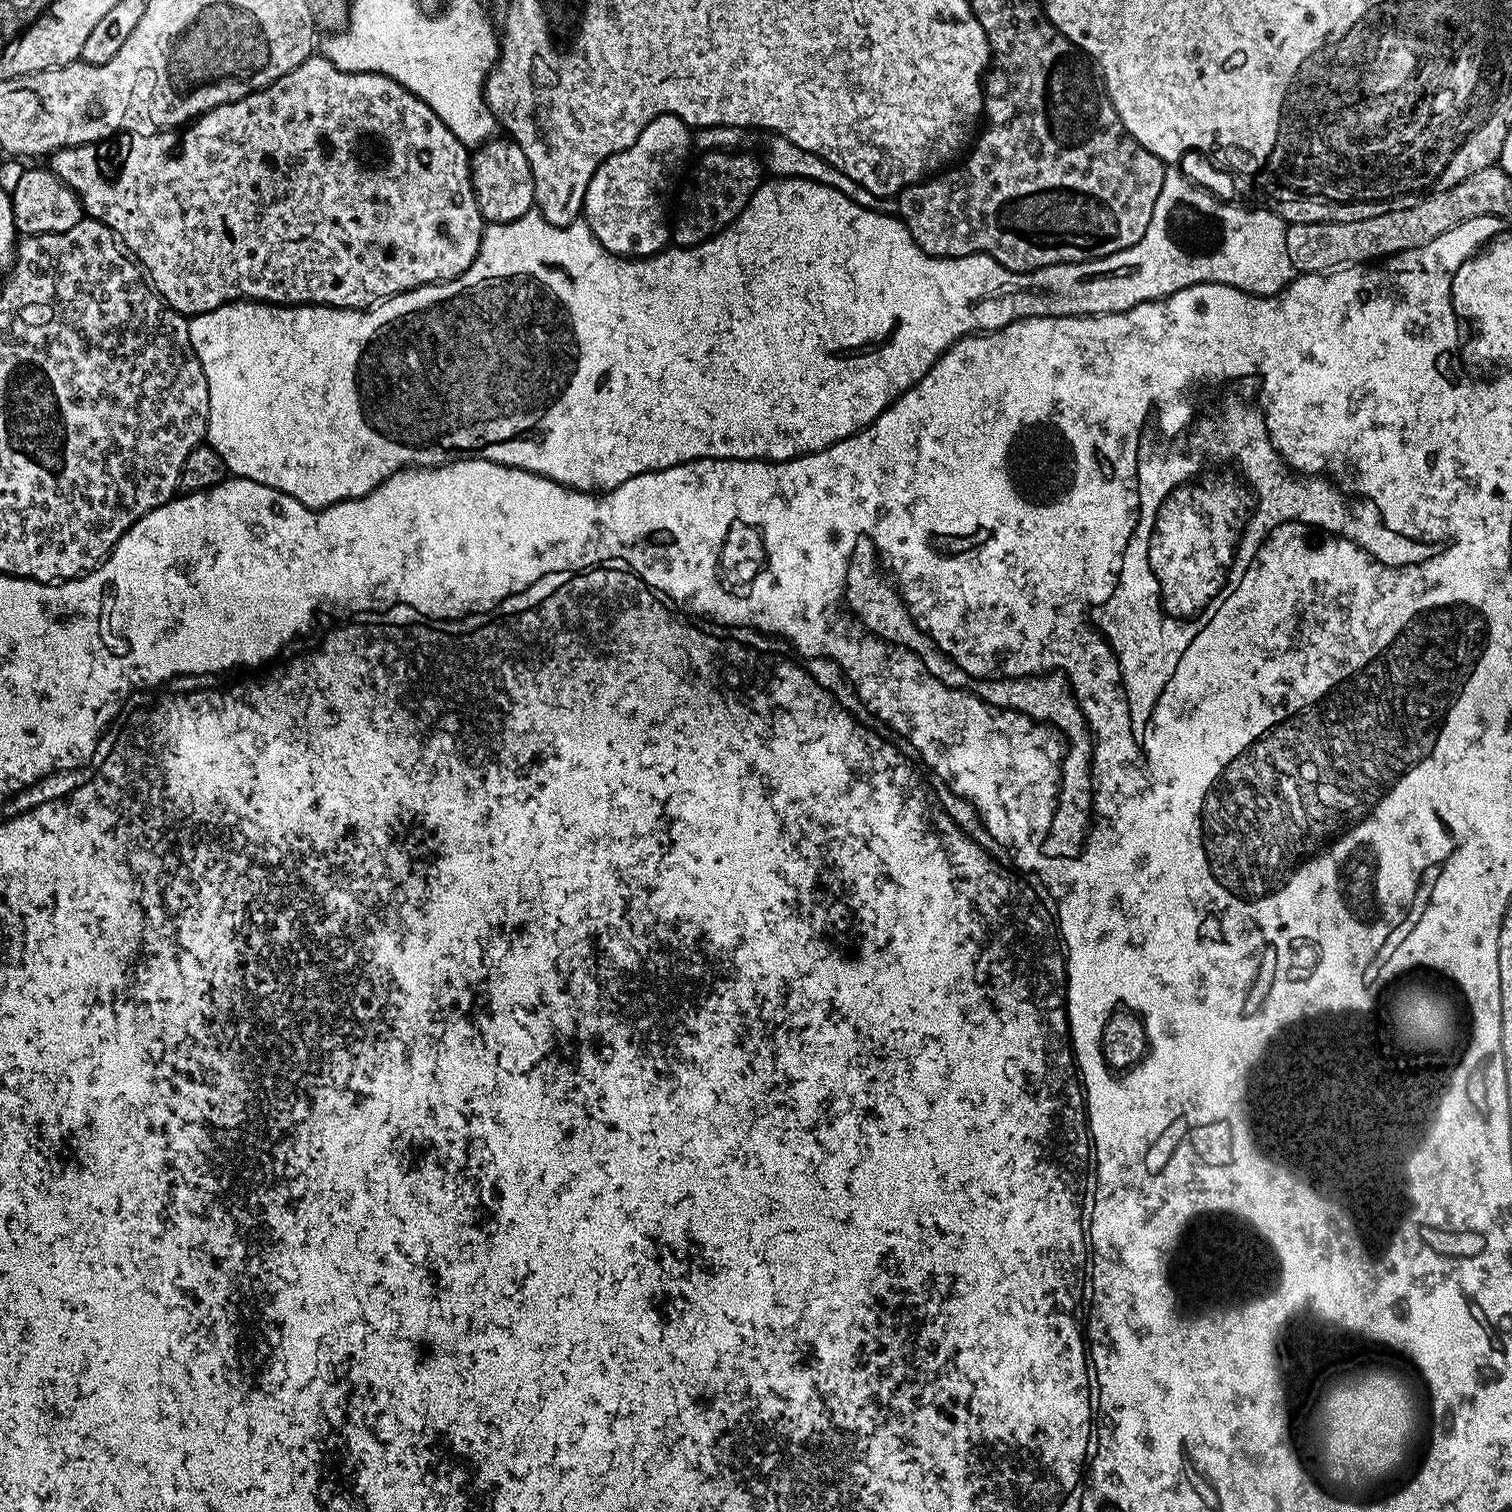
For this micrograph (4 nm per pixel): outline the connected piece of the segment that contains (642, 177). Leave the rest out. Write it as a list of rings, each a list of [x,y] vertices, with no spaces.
[[[680,114],[654,117],[642,130],[642,134],[638,134],[634,143],[603,160],[594,178],[590,178],[583,215],[600,245],[608,252],[615,252],[617,256],[625,258],[643,258],[653,256],[656,252],[663,252],[669,243],[670,224],[664,221],[664,200],[660,197],[660,192],[671,186],[672,171],[683,162],[688,147],[694,144],[694,132],[692,136],[691,130],[684,125],[684,118]]]

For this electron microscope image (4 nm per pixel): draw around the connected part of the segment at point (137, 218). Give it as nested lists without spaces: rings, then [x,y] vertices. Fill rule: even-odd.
[[[313,54],[307,56],[298,66],[294,66],[289,72],[279,73],[275,77],[277,80],[273,84],[265,83],[257,92],[247,92],[242,98],[232,100],[228,104],[223,104],[217,108],[211,108],[209,112],[203,113],[191,121],[187,126],[181,127],[179,130],[168,130],[172,132],[160,132],[164,130],[152,130],[149,136],[124,136],[117,135],[115,138],[106,140],[95,140],[92,144],[70,144],[61,146],[51,153],[52,164],[50,170],[64,185],[70,190],[76,192],[77,198],[80,199],[83,211],[87,213],[93,220],[101,220],[106,226],[110,226],[110,230],[114,230],[123,242],[124,247],[138,261],[141,269],[146,273],[147,279],[153,288],[164,297],[164,303],[169,308],[173,308],[175,312],[180,312],[185,318],[191,318],[201,312],[209,312],[218,306],[227,304],[237,299],[240,284],[269,284],[272,288],[285,288],[288,291],[289,301],[292,302],[311,302],[314,304],[330,304],[334,308],[362,308],[371,306],[379,301],[386,300],[390,296],[397,296],[400,292],[409,292],[412,288],[417,288],[423,284],[434,284],[437,280],[452,280],[458,274],[465,272],[474,262],[474,258],[480,249],[480,240],[484,236],[486,221],[480,215],[480,209],[476,207],[476,191],[472,189],[472,169],[470,167],[469,149],[454,135],[446,126],[446,122],[442,122],[442,118],[438,118],[438,114],[434,114],[434,110],[430,110],[430,106],[426,106],[426,102],[422,102],[414,94],[410,94],[398,82],[394,82],[389,76],[383,76],[377,72],[343,72],[338,70],[338,66],[334,66],[329,62],[323,54]],[[360,136],[377,136],[384,143],[384,152],[388,155],[388,161],[381,168],[367,168],[366,165],[360,164],[360,160],[352,151],[356,148]]]

